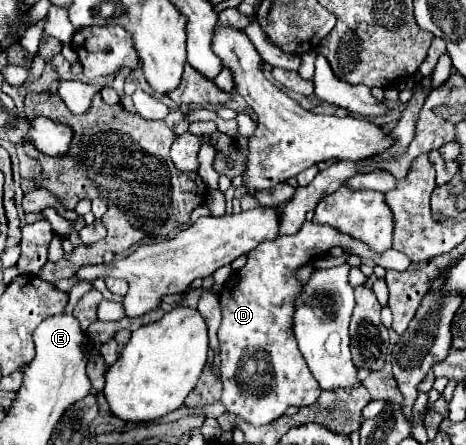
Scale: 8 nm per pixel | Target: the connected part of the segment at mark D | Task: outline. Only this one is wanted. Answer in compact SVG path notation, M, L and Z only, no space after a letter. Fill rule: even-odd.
M307 221L297 235L281 235L275 241L265 241L263 245L255 247L247 255L247 265L231 275L219 295L223 311L223 321L219 327L223 381L221 403L225 405L227 413L261 427L279 419L291 405L313 405L319 397L319 381L311 373L293 335L293 313L295 301L303 291L297 271L305 263L325 257L331 247L341 247L361 259L371 259L385 269L405 271L411 265L411 261L395 249L373 253L363 241L355 241L331 225L315 225L311 221Z

